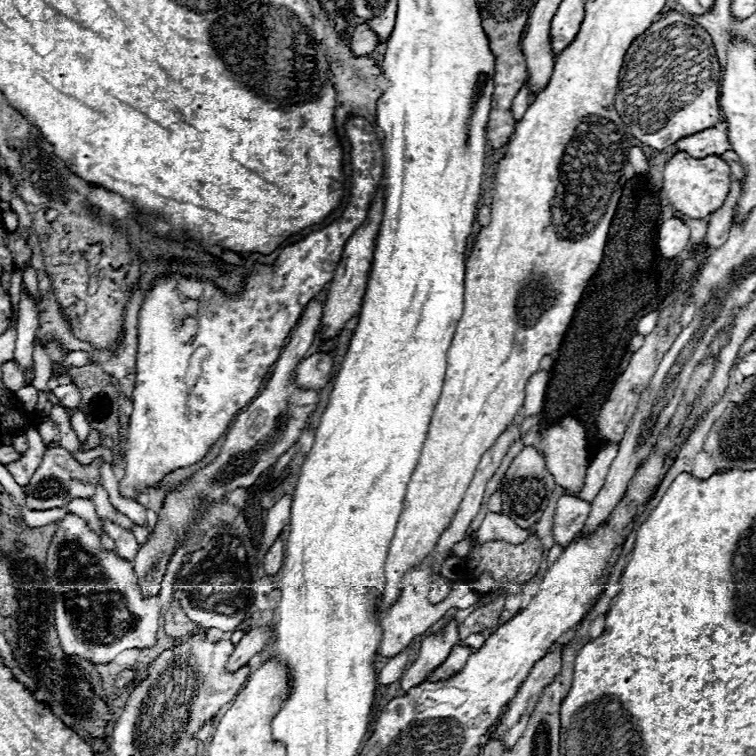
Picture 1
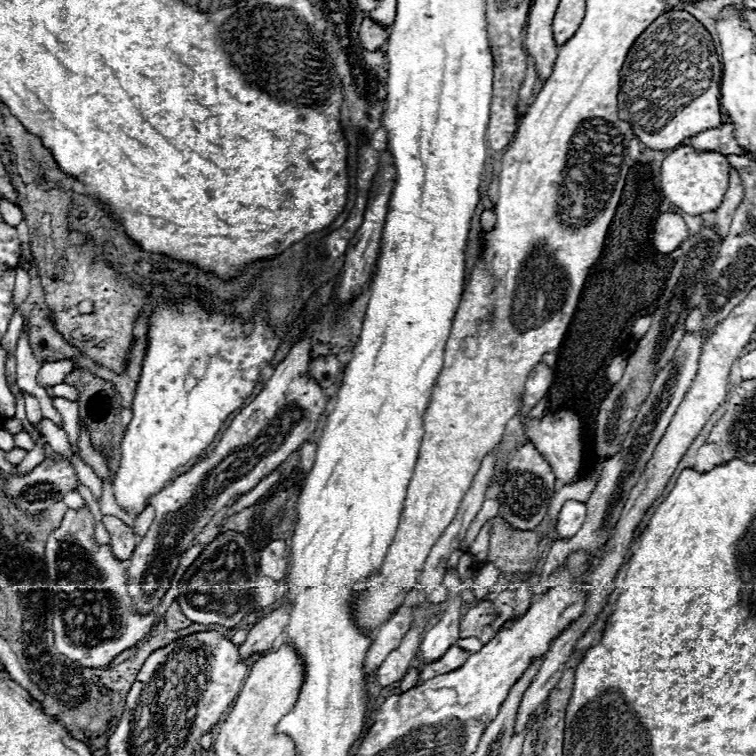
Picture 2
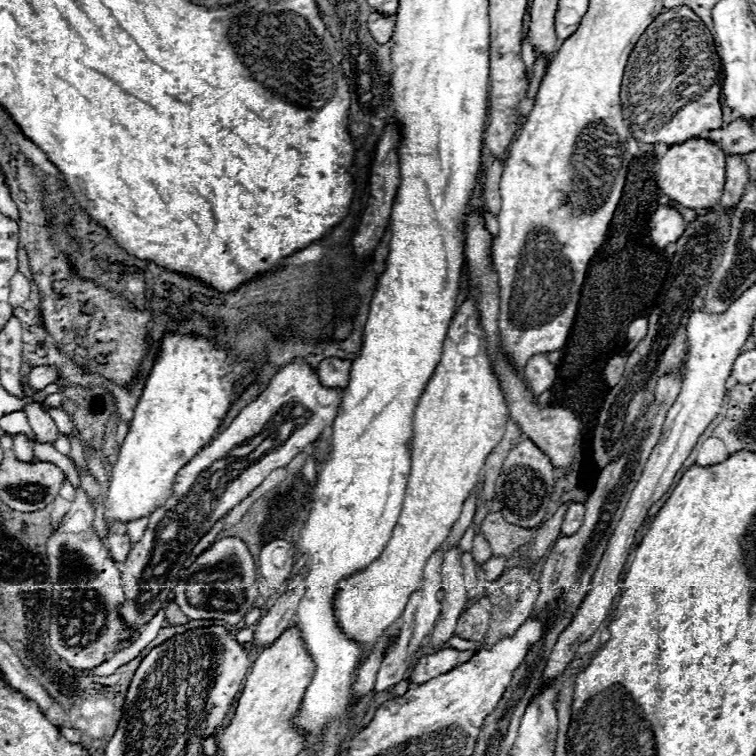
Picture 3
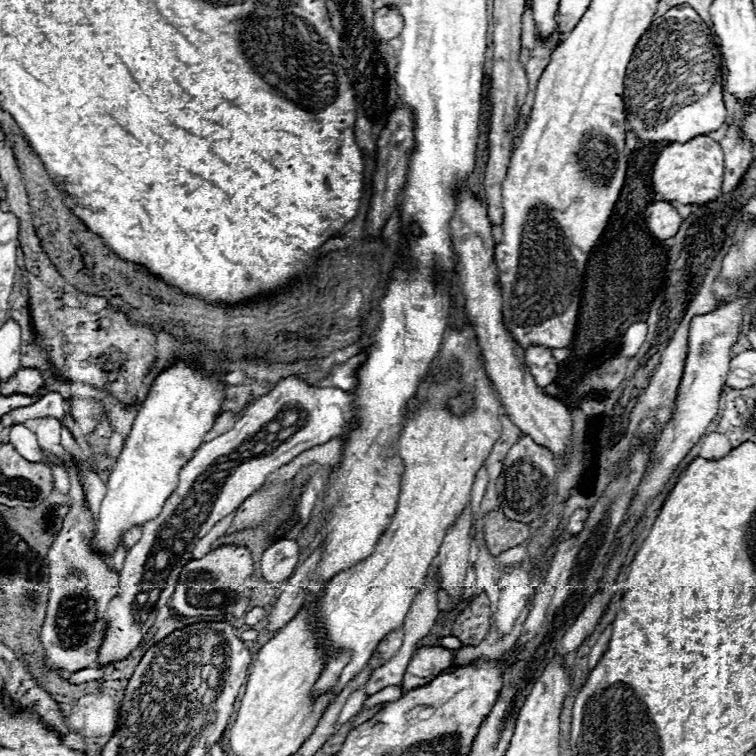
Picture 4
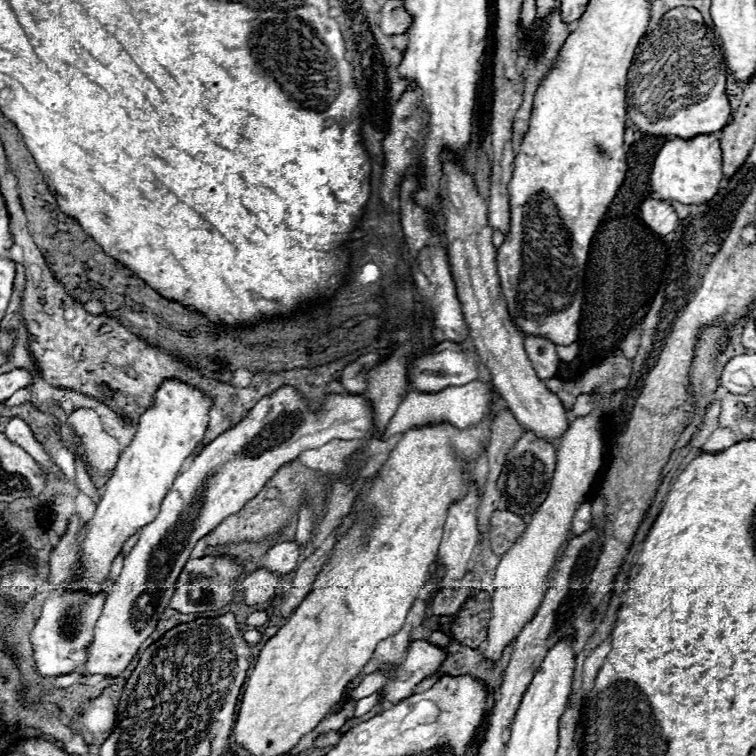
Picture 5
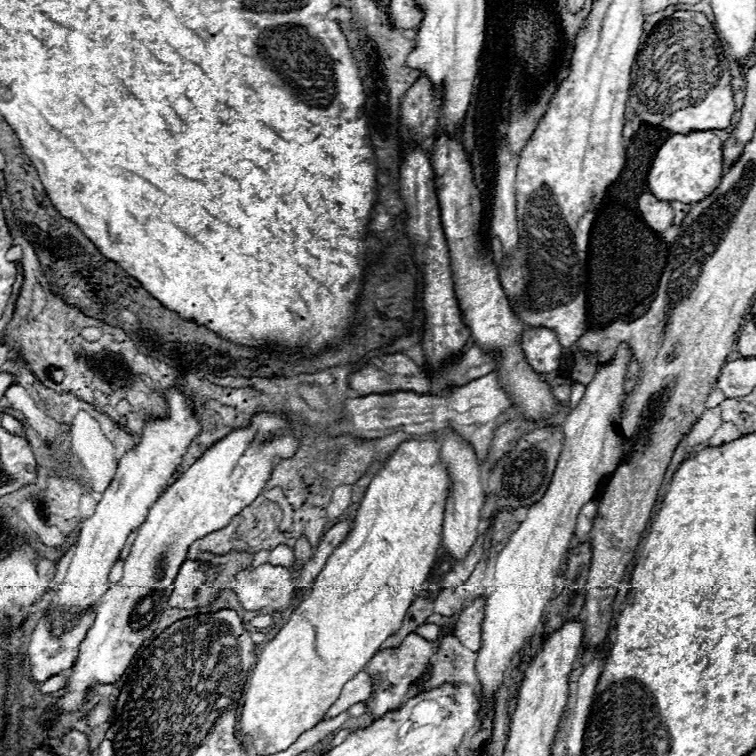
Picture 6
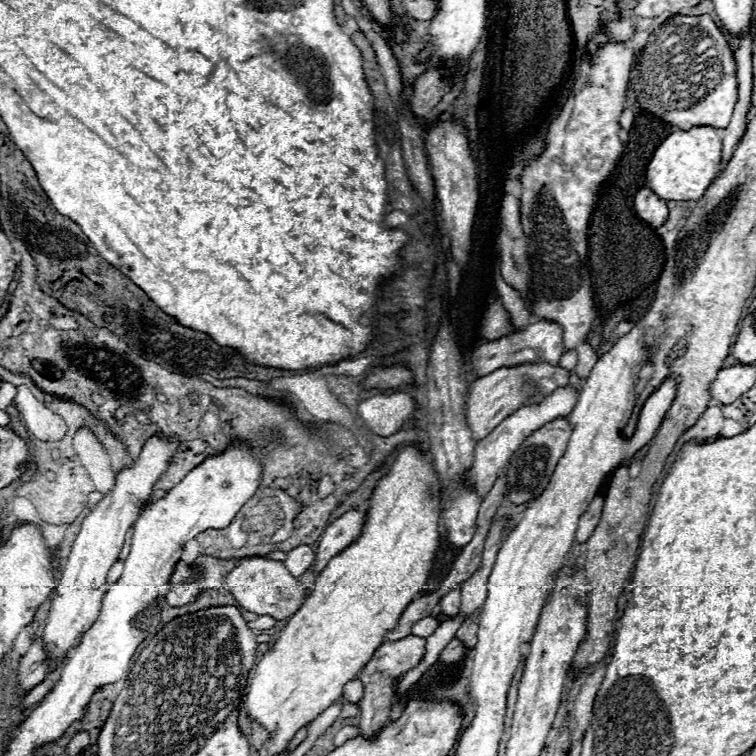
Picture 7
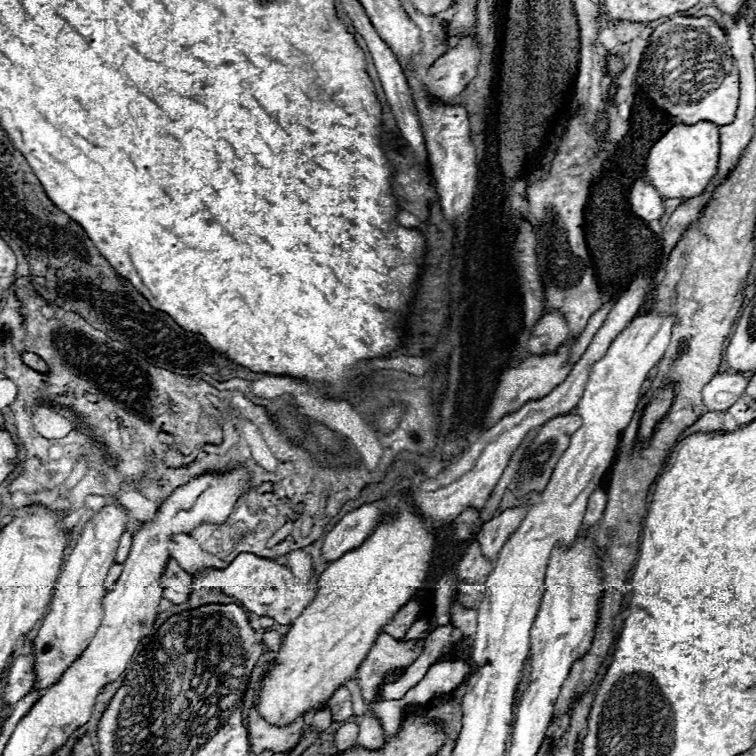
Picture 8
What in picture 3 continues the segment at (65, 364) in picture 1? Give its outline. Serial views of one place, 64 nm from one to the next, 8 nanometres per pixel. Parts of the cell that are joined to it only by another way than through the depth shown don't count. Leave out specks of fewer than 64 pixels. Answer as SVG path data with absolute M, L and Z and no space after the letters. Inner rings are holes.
M36 366L30 374L28 374L28 384L36 390L42 390L46 388L48 384L54 384L58 382L60 378L60 370L54 368L54 366Z

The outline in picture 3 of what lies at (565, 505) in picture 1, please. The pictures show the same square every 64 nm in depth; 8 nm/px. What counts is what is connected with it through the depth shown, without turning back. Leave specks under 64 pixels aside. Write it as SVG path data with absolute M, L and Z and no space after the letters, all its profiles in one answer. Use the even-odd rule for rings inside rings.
M570 504L564 522L562 522L562 534L576 534L584 522L584 504Z

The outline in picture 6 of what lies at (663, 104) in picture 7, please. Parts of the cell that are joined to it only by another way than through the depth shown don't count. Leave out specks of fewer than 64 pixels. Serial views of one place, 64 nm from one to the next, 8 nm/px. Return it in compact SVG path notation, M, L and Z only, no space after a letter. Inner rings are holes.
M676 10L658 22L652 34L642 42L636 62L630 72L630 96L628 106L648 126L662 128L670 134L690 134L694 130L724 130L736 112L730 88L730 62L724 56L722 42L712 22L702 12Z

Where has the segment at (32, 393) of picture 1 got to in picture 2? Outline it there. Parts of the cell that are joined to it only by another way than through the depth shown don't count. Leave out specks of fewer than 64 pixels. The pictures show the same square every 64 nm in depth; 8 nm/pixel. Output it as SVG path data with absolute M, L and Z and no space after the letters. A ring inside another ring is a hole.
M22 392L22 396L24 396L24 402L26 402L26 416L28 416L30 424L36 428L40 424L40 420L42 420L38 400L32 394L28 394L28 392Z

